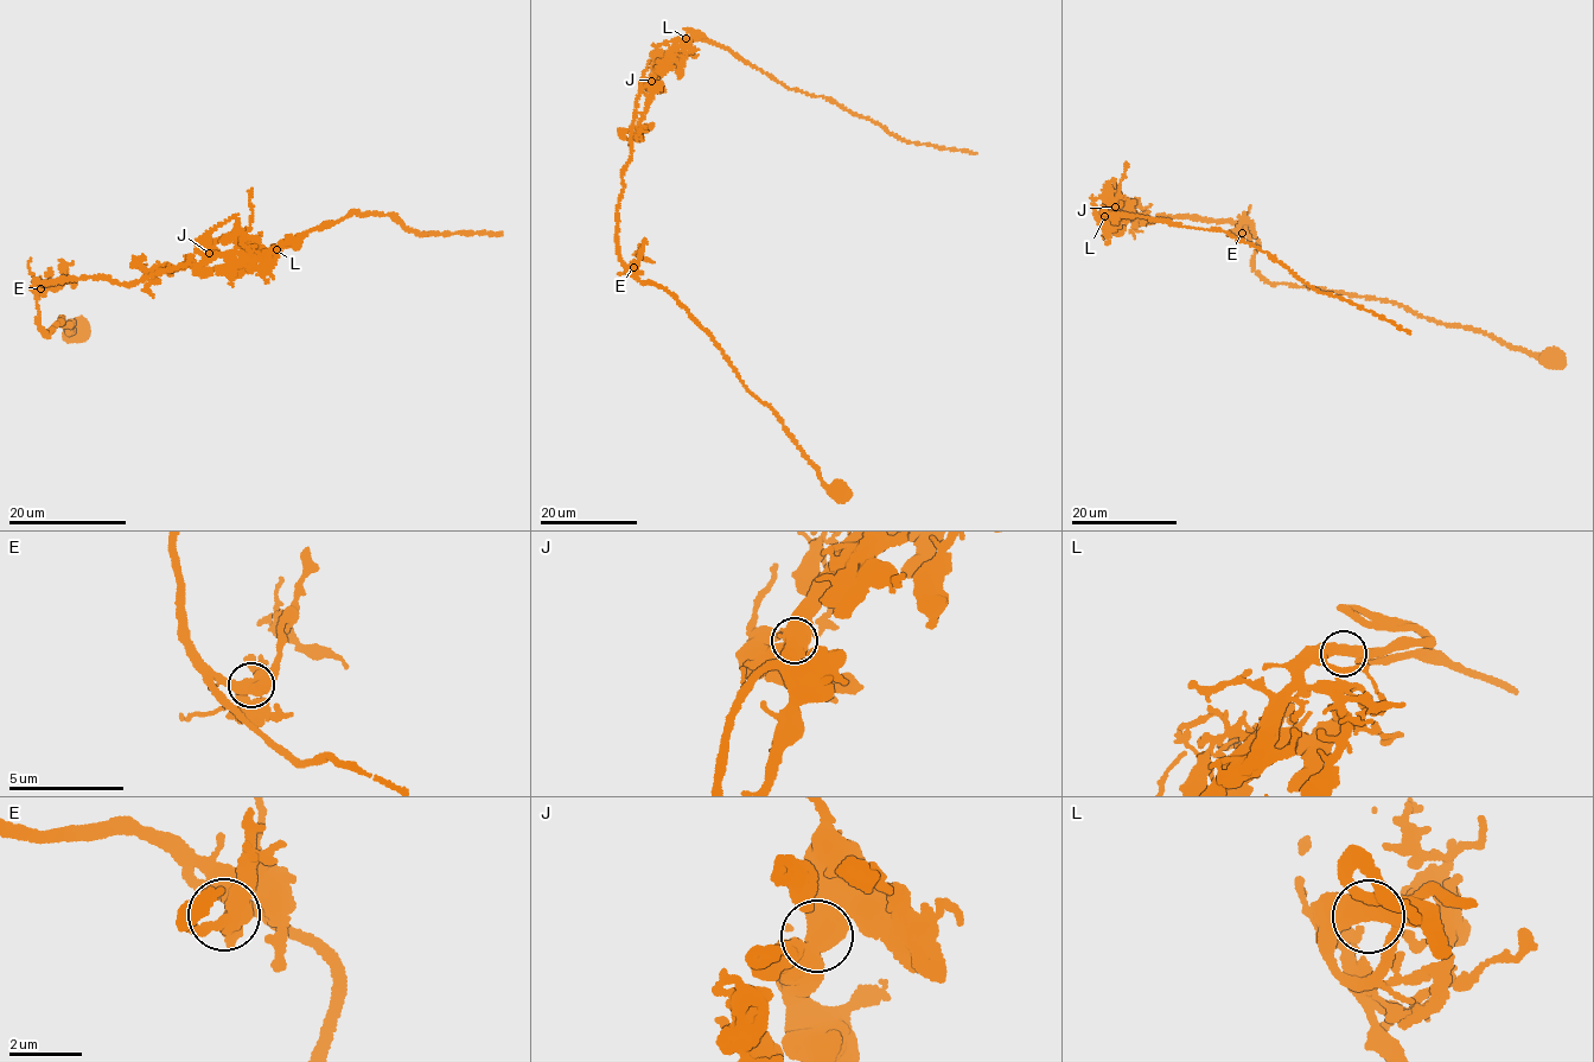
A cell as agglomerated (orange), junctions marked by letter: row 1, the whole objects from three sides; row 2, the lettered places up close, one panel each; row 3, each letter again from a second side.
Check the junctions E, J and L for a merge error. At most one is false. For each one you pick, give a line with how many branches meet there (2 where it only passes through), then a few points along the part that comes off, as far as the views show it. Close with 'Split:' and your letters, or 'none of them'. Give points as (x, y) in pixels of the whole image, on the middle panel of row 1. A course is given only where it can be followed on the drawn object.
Split: none of them

